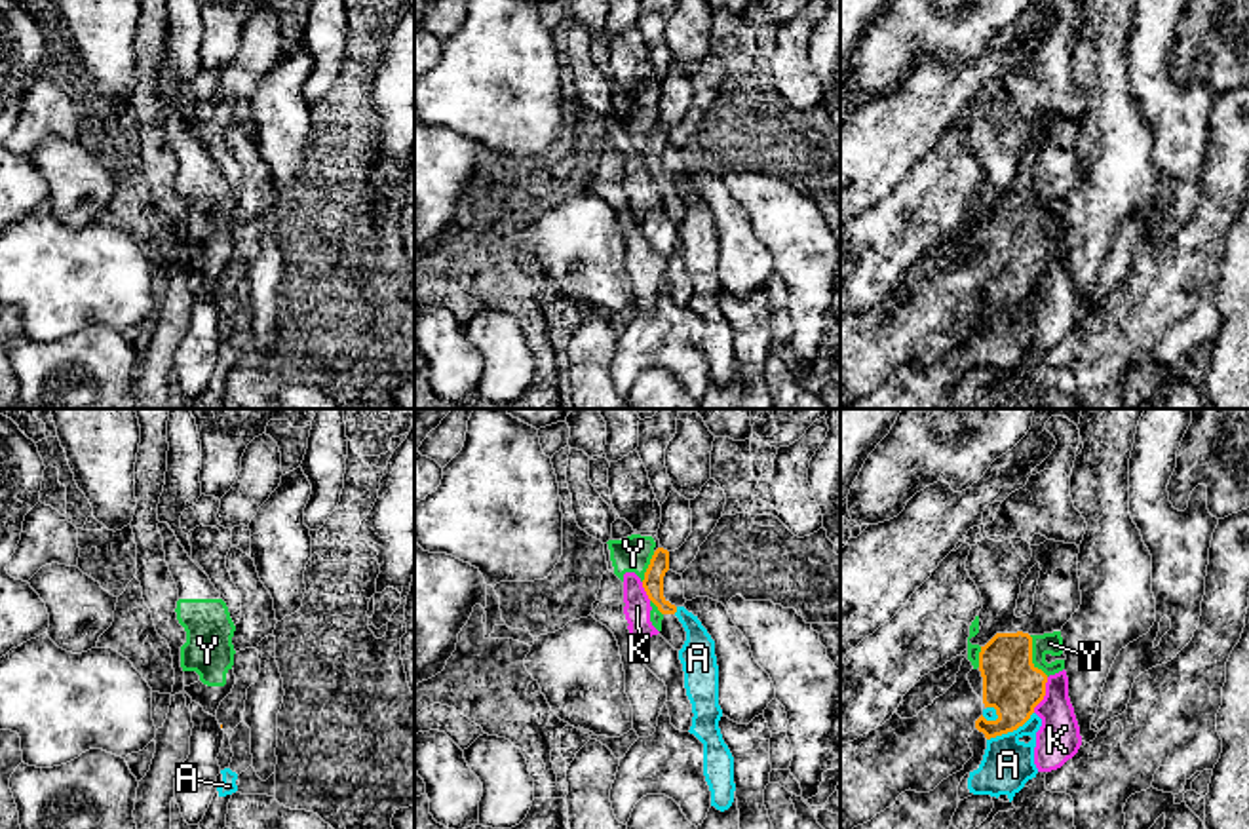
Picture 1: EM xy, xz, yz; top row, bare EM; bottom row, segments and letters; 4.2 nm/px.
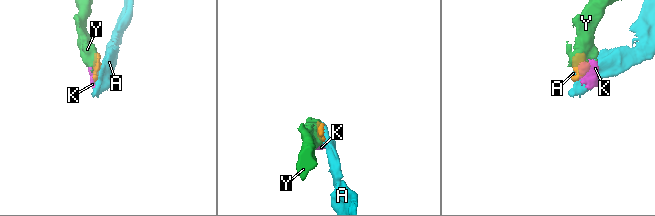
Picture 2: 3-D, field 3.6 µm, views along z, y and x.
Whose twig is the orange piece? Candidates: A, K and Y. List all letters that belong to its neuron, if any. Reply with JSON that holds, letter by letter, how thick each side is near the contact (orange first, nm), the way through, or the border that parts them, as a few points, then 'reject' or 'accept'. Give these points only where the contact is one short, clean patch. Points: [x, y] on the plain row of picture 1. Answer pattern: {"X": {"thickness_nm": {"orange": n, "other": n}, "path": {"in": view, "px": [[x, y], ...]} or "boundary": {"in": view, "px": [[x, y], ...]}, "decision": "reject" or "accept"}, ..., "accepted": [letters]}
{"A": {"thickness_nm": {"orange": 240, "other": 220}, "boundary": {"in": "yz", "px": [[1033, 286], [1016, 303], [987, 314]]}, "decision": "reject"}, "K": {"thickness_nm": {"orange": 240, "other": 190}, "boundary": {"in": "yz", "px": [[1048, 251], [1044, 272], [1033, 286]]}, "decision": "reject"}, "Y": {"thickness_nm": {"orange": 240, "other": 100}, "boundary": {"in": "yz", "px": [[1029, 210], [1033, 236], [1048, 250]]}, "decision": "reject"}, "accepted": []}

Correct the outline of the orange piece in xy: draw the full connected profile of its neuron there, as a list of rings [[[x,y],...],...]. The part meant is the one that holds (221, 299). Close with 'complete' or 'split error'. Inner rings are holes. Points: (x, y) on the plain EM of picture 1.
[[[245,222],[236,226],[232,243],[236,249],[236,259],[232,266],[221,276],[215,289],[221,302],[224,304],[222,321],[217,331],[221,344],[230,342],[234,331],[230,312],[234,302],[243,295],[247,262],[257,257],[260,247],[259,224]]]; split error

